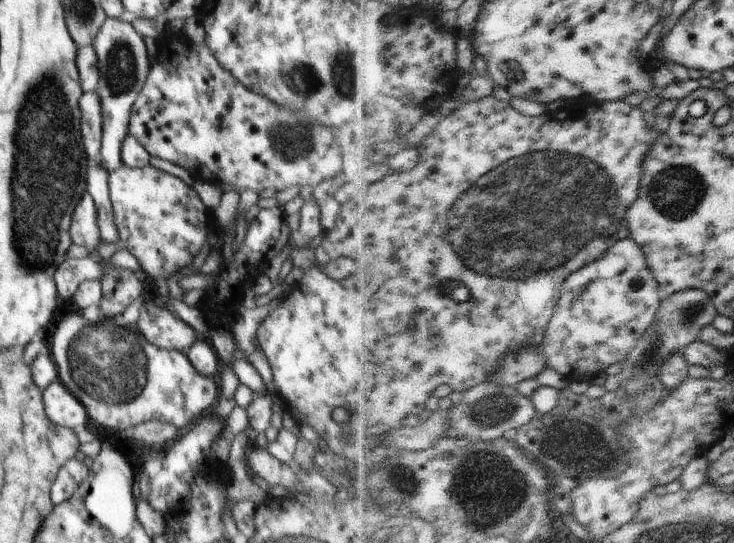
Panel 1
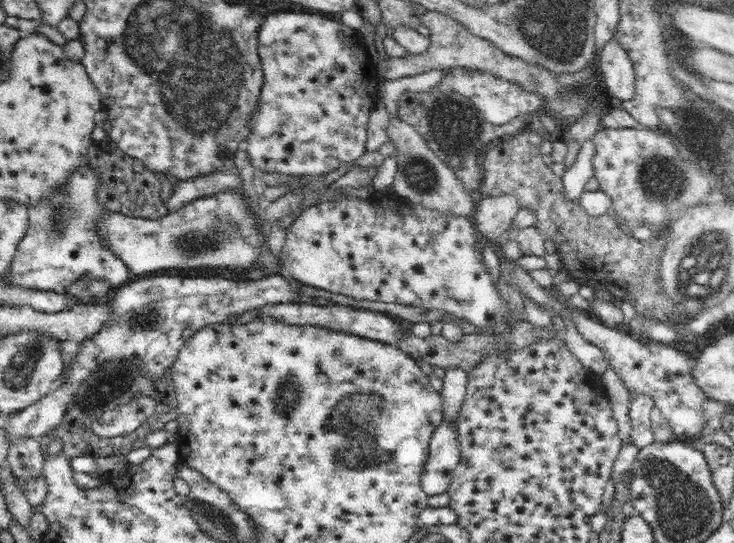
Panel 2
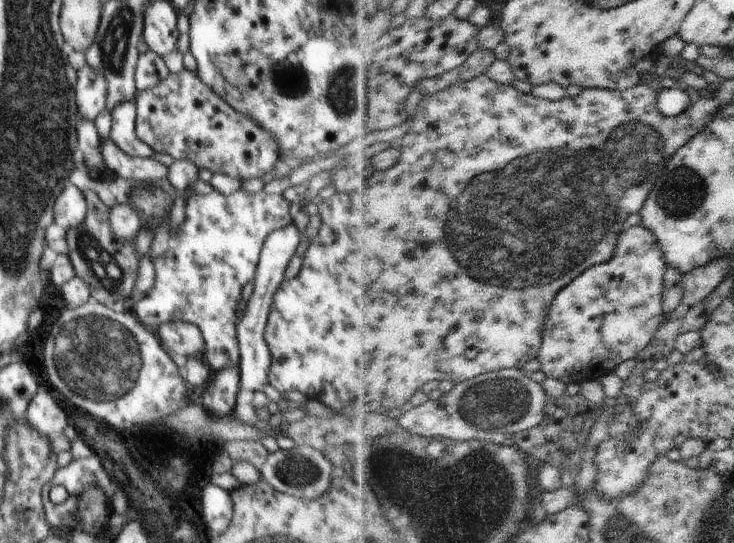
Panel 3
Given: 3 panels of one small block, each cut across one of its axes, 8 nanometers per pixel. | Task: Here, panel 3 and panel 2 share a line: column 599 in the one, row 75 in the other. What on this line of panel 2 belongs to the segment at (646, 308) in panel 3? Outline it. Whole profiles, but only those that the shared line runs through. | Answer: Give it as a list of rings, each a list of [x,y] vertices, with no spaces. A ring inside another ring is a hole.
[[[295,11],[268,14],[258,40],[265,80],[261,106],[252,120],[253,136],[246,147],[250,164],[270,174],[319,175],[346,162],[356,162],[367,151],[368,120],[379,102],[382,82],[370,41],[358,29],[323,16],[322,12]]]

